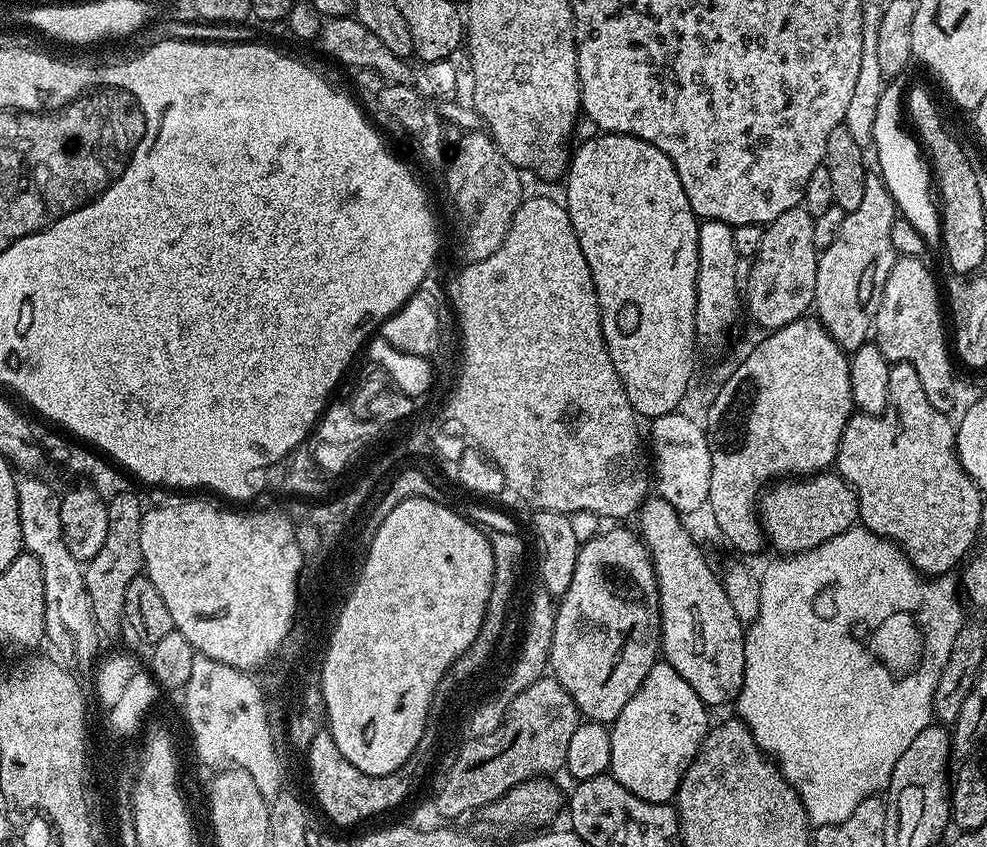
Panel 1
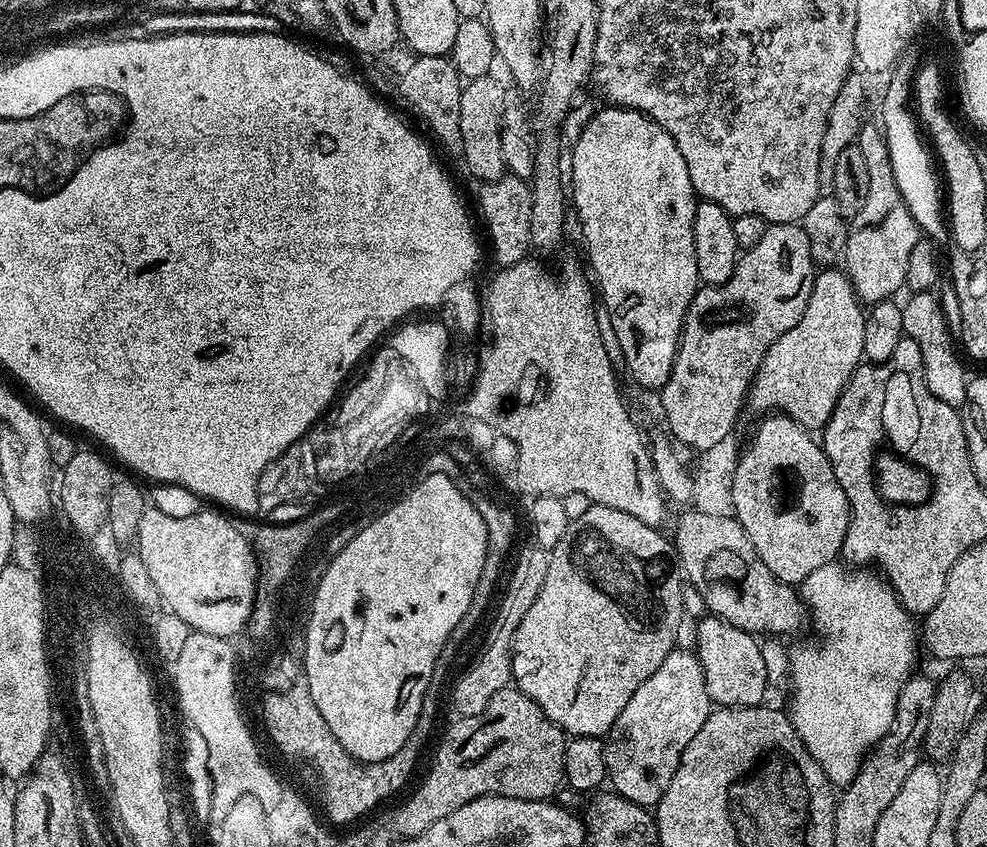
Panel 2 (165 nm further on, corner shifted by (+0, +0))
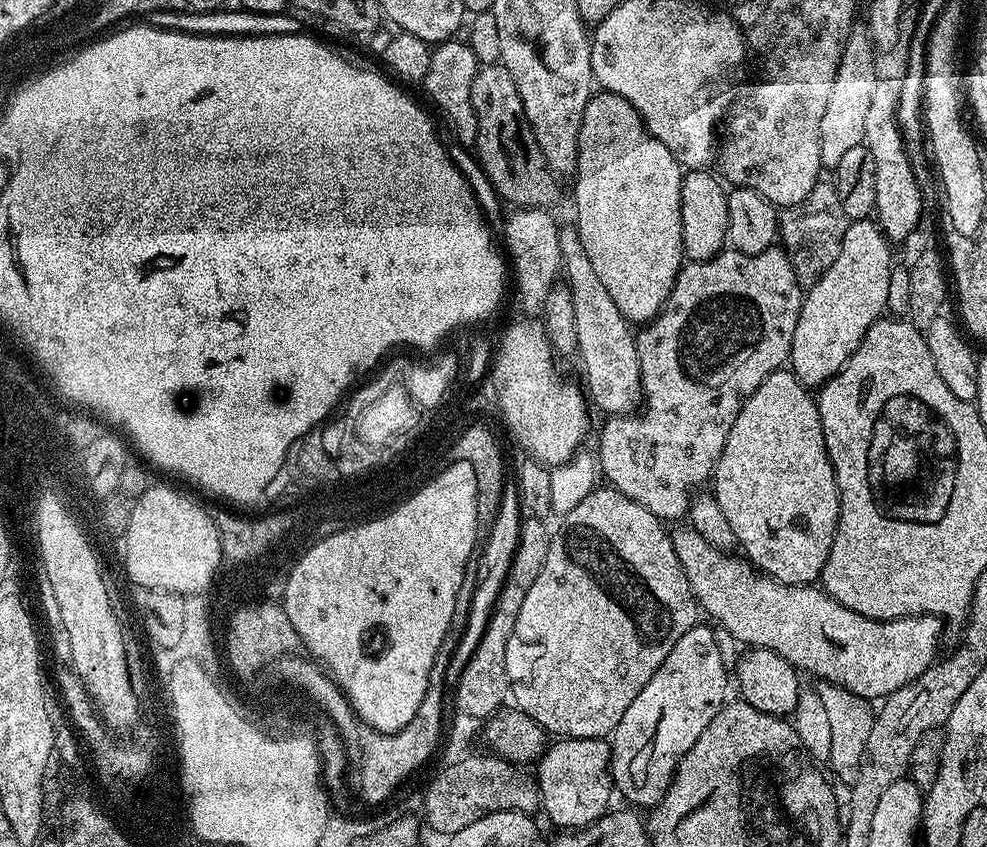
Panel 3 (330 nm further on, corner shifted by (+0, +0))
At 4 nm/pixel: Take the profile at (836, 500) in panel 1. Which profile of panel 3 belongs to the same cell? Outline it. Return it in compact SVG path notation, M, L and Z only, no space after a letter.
M791 370L771 372L762 382L762 386L758 386L758 390L754 390L754 394L750 394L750 398L742 406L742 410L738 410L738 418L734 418L734 426L730 426L730 434L726 434L726 446L722 446L722 454L718 458L714 469L715 480L714 495L718 506L722 506L722 514L726 514L726 519L730 521L730 530L734 530L737 545L741 549L744 547L742 549L743 555L755 567L759 568L764 575L772 576L783 584L815 585L821 579L840 517L840 491L836 485L836 472L832 468L824 435L822 434L820 405L817 397L804 387L804 383Z

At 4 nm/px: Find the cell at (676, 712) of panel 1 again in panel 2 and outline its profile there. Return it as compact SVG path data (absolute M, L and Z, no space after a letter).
M675 647L670 654L666 654L662 666L634 690L630 702L626 702L622 714L618 714L618 722L614 722L608 731L604 745L604 757L608 774L607 783L630 802L655 806L662 798L666 786L670 786L670 778L674 778L674 770L678 770L678 762L682 758L682 750L690 746L690 738L702 730L702 722L711 714L714 705L710 694L706 690L706 678L702 674L700 659L695 651L687 647Z

